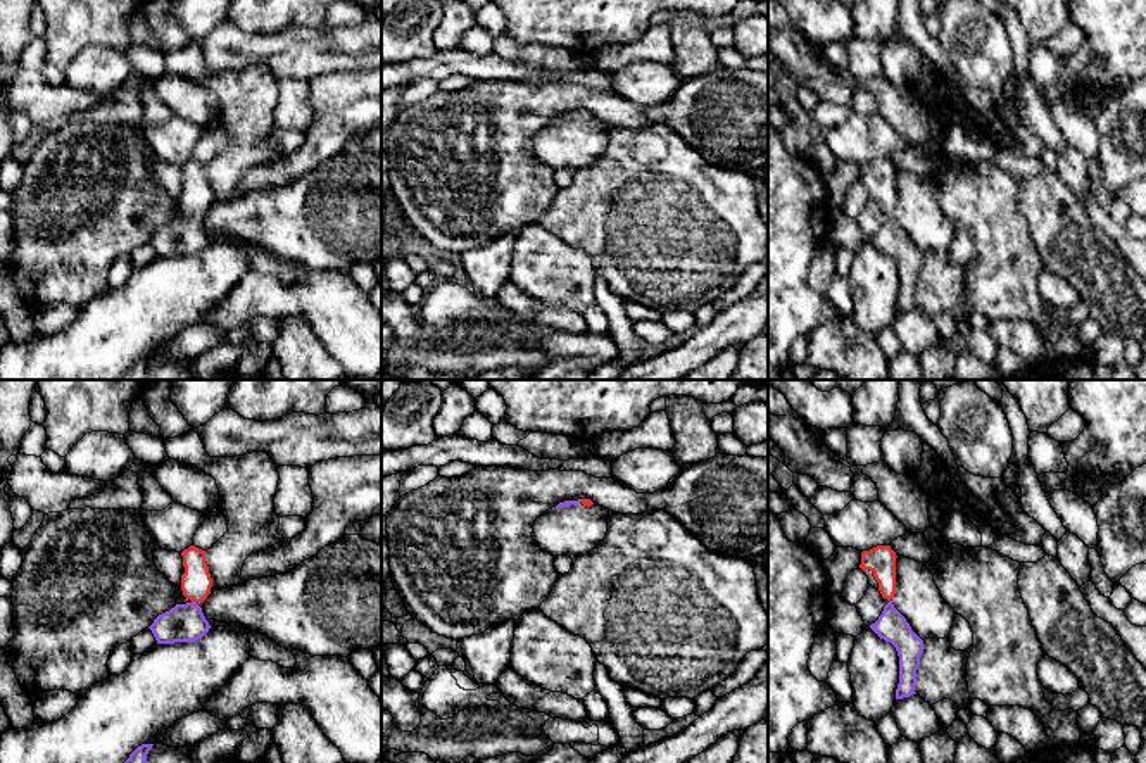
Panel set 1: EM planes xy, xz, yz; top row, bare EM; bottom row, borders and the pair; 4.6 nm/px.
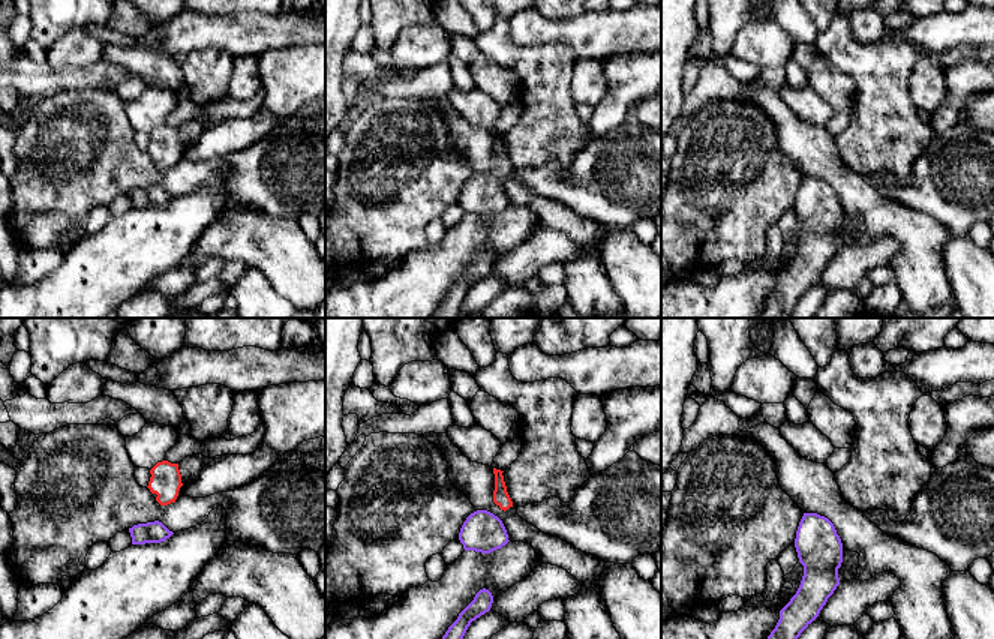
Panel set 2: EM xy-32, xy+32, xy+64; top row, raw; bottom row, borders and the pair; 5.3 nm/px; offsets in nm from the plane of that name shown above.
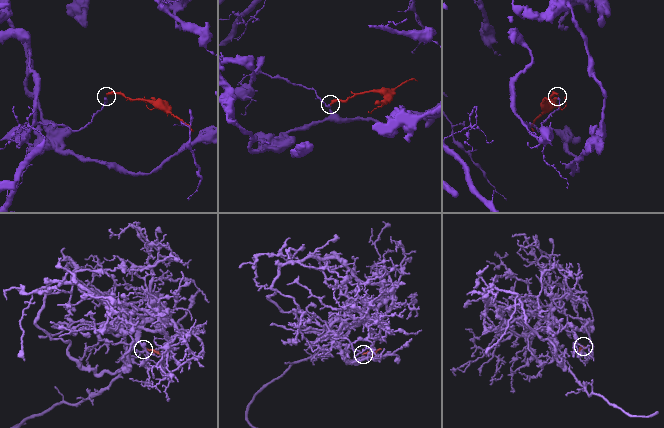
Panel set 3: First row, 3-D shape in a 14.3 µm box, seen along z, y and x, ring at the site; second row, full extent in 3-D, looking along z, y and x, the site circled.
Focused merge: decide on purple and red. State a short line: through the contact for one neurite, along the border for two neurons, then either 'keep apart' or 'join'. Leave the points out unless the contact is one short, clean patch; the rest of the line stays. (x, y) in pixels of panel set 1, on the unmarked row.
line xy (185, 235), (192, 225), (192, 214), (195, 195); join

